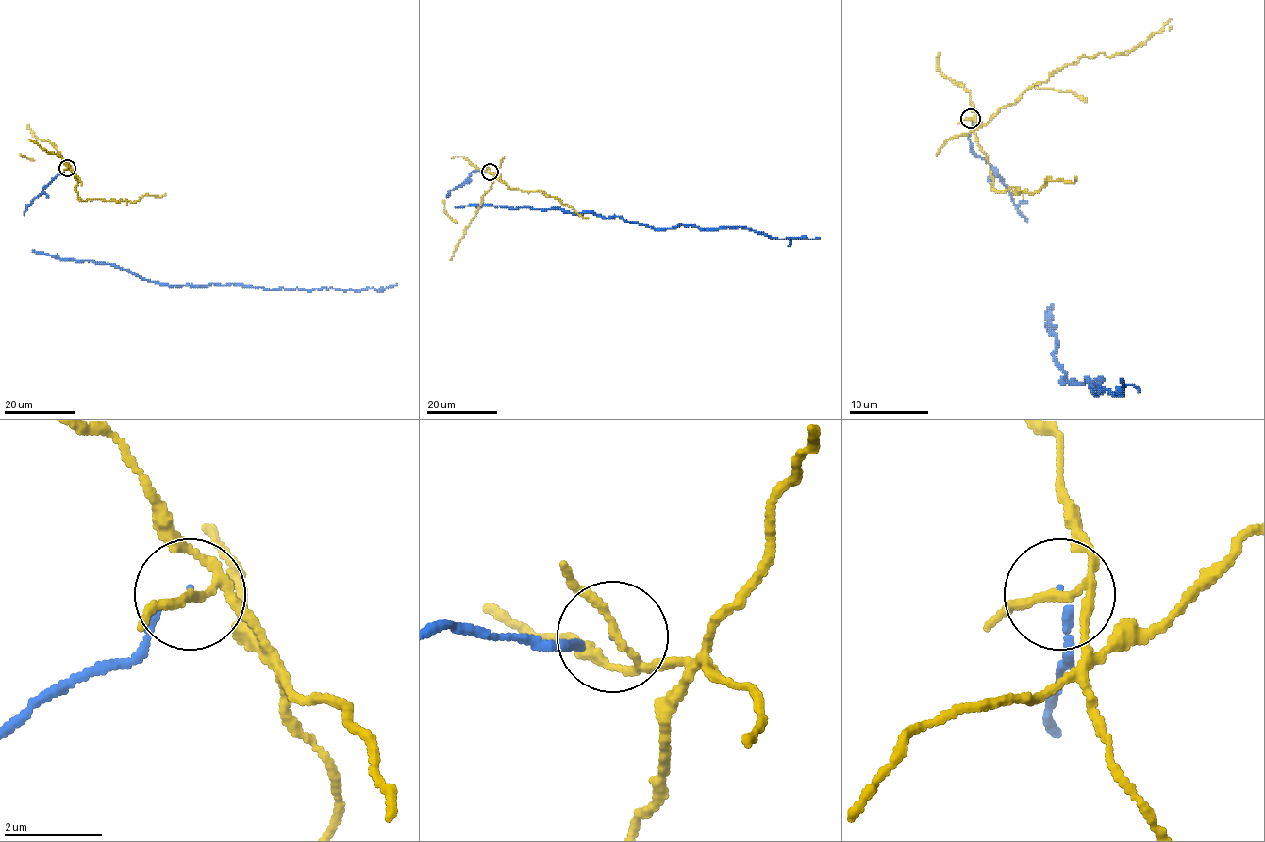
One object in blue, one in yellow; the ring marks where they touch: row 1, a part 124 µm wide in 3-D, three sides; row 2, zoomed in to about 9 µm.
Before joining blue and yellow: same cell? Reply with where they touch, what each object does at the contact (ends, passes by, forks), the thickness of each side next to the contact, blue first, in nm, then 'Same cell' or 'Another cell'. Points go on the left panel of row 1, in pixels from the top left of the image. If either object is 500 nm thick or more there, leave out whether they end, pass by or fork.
Place: (67, 168). At the ring blue ends. At the ring yellow forks. Thickness 80 nm (blue) against 120 nm. Another cell

